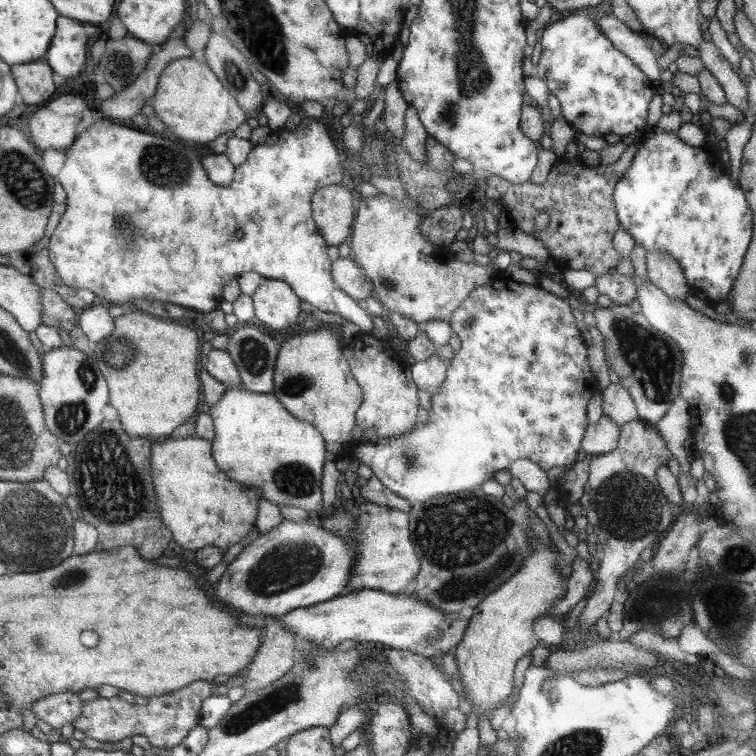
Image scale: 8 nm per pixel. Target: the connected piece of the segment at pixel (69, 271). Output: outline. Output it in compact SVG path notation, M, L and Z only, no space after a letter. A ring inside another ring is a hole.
M304 116L294 131L286 128L271 131L269 138L263 144L253 146L251 152L247 155L246 161L235 168L232 181L226 187L217 186L208 178L207 172L204 168L201 168L199 158L195 156L193 150L187 150L179 144L173 144L171 140L155 138L155 136L149 136L148 133L135 132L135 128L133 130L125 128L125 123L121 126L111 124L111 120L107 119L95 122L89 121L86 127L83 127L82 131L77 134L76 140L63 153L65 155L63 167L57 173L56 182L64 188L66 209L59 219L58 226L55 227L53 234L50 236L48 257L63 285L68 288L91 290L91 293L105 304L119 305L124 308L131 300L149 298L149 300L159 300L159 302L173 302L173 304L191 308L196 312L199 310L199 312L205 314L213 312L217 308L217 304L221 302L221 288L229 280L237 279L237 276L242 273L251 271L263 279L281 280L287 283L296 292L297 298L302 302L309 303L313 309L339 315L339 317L356 324L360 332L371 332L374 323L370 315L361 310L357 302L345 295L333 283L332 262L329 262L329 256L327 256L326 242L312 219L311 200L316 189L341 182L341 168L339 168L339 162L337 162L337 150L335 150L333 142L327 138L327 130L323 128L323 124L317 124L317 121ZM237 230L241 230L242 237L239 239L235 238Z

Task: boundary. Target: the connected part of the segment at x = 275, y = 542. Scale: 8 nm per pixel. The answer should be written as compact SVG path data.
M310 518L306 521L283 519L267 533L259 534L244 547L242 553L228 563L227 570L213 590L213 598L217 598L217 602L223 602L225 606L231 606L261 621L337 597L347 584L349 569L354 563L352 542L345 542L340 536L321 528L316 523L311 523Z

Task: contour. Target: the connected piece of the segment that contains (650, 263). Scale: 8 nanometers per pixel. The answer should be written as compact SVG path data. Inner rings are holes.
M647 252L647 279L670 298L684 300L690 294L687 280L677 262L664 252Z

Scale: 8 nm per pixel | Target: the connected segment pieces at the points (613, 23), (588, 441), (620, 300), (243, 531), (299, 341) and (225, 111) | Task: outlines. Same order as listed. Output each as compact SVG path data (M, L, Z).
M613 15L600 17L596 20L596 27L605 38L612 42L612 45L623 54L628 55L636 66L639 67L644 76L650 82L660 85L657 69L657 55L649 49L650 45L645 39L641 38L637 32L627 28L619 19Z
M601 416L597 422L589 423L584 441L581 441L581 450L591 456L607 454L617 446L619 435L620 428L607 417Z
M603 274L595 278L595 289L599 295L607 296L614 305L629 305L637 292L636 278L615 274Z
M188 436L153 444L153 492L162 525L185 550L214 546L225 553L253 530L257 493L224 474L212 458L211 442L205 439Z
M313 324L297 332L296 338L283 342L274 364L272 393L295 419L308 422L320 431L325 450L332 457L349 452L351 430L361 404L362 390L355 384L351 373L331 328Z
M181 57L168 63L160 74L161 90L153 95L153 110L165 122L167 130L171 130L179 138L195 143L210 143L229 130L235 130L245 120L240 105L232 94L225 90L217 78L211 74L211 68L199 64L197 59Z

